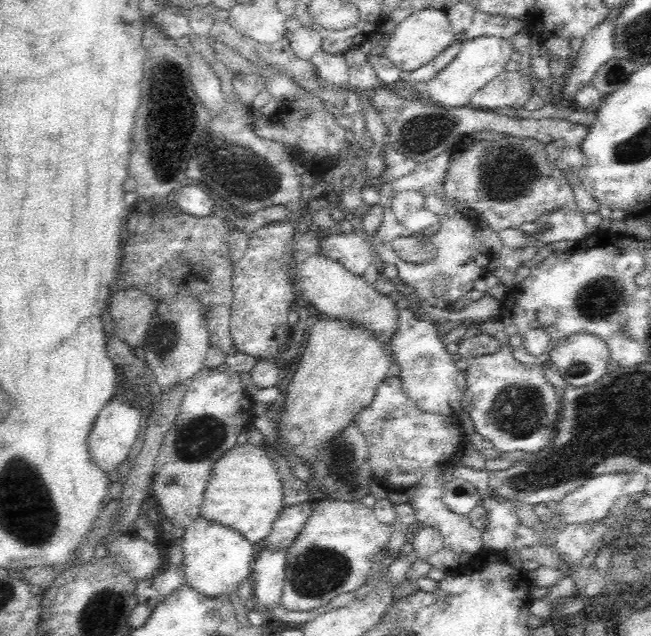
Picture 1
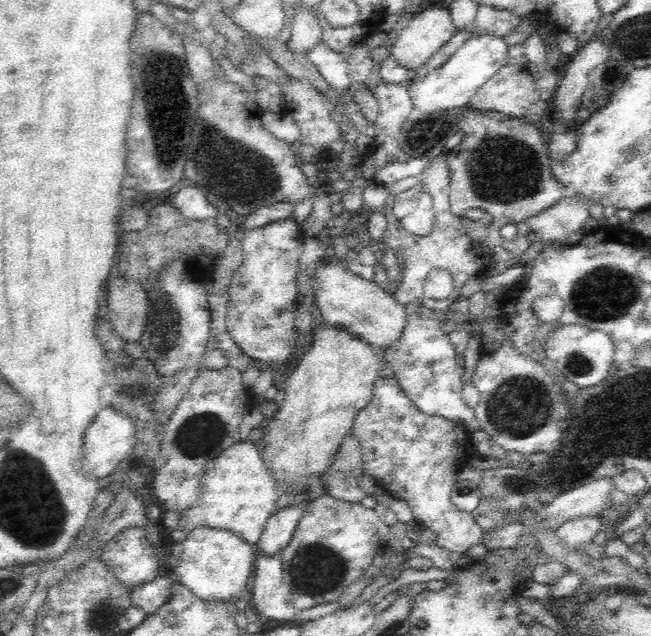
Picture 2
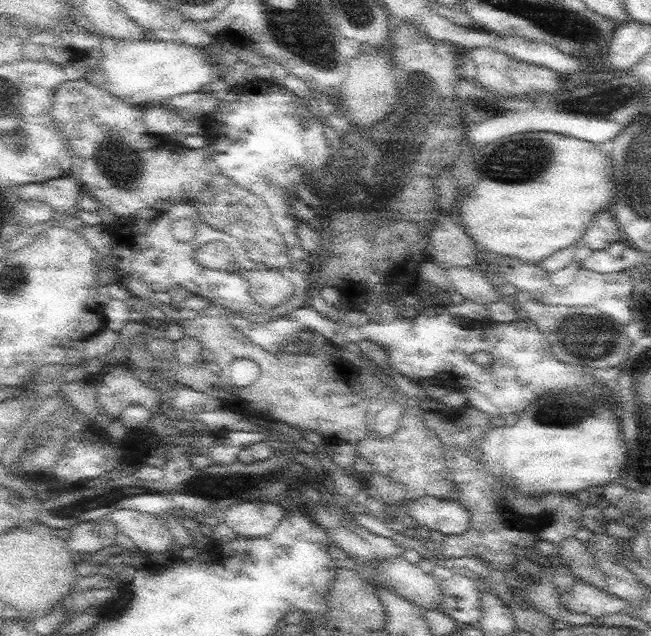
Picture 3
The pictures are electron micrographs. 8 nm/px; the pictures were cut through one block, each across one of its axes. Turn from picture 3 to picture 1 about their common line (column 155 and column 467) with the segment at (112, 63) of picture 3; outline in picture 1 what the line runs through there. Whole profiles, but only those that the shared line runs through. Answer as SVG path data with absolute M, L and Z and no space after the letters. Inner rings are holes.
M479 36L475 39L463 40L460 52L445 67L442 67L432 80L413 92L423 91L423 95L430 100L427 104L450 108L466 106L476 91L504 70L513 50L511 39L497 36Z

